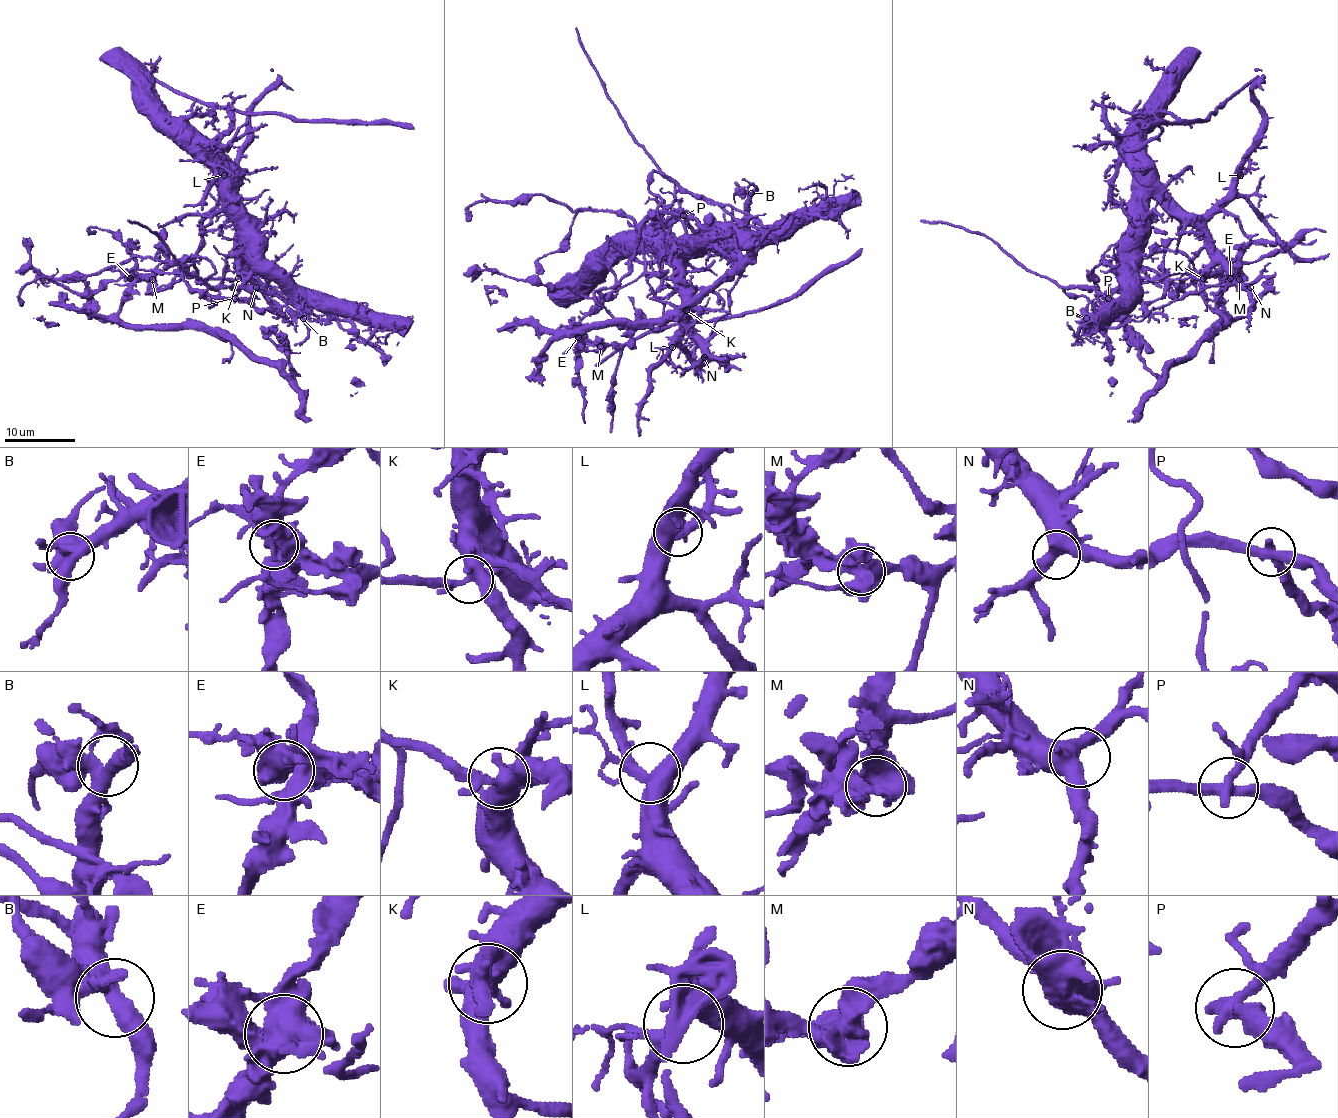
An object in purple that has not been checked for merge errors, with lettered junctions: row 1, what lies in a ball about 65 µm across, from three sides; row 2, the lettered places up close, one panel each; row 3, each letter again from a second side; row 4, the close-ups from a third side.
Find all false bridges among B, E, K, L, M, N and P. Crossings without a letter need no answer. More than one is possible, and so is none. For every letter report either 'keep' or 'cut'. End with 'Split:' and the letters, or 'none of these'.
B: keep
E: cut
K: keep
L: keep
M: cut
N: keep
P: cut
Split: E, M, P

